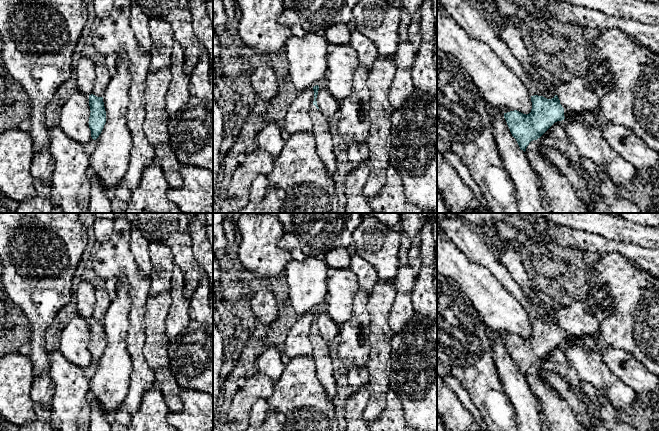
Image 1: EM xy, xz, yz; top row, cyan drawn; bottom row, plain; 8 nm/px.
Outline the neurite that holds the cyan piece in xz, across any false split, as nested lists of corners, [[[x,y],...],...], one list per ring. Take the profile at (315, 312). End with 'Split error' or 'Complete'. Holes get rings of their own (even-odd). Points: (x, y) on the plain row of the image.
[[[319,310],[313,311],[314,325],[310,331],[310,342],[312,344],[312,356],[316,362],[316,372],[320,383],[325,388],[328,398],[333,402],[336,397],[336,381],[333,367],[333,359],[330,356],[330,346],[321,337],[317,329]]]. Split error

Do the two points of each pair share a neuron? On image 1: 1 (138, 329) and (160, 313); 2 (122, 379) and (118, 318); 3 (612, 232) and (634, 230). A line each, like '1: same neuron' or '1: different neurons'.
1: different neurons
2: same neuron
3: same neuron

